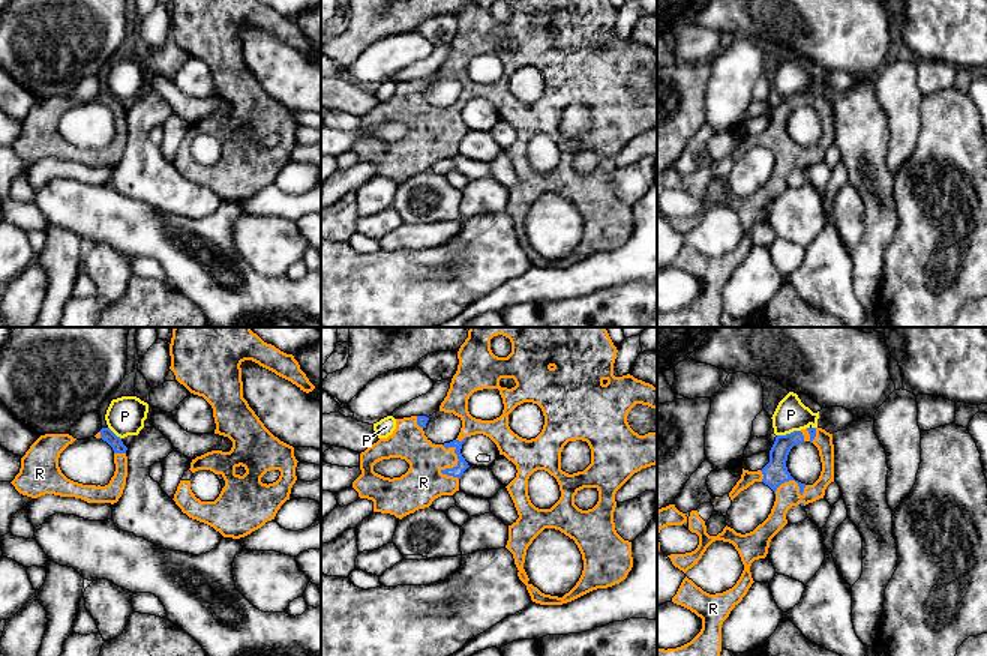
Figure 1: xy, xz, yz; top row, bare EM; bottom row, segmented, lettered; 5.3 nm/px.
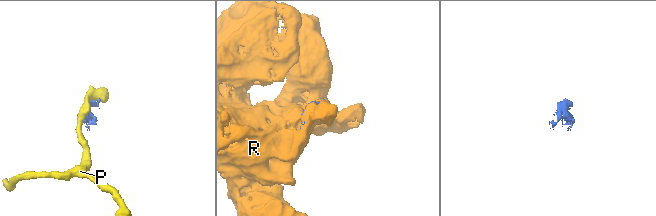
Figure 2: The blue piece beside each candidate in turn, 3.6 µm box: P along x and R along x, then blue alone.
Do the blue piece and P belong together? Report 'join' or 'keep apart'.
keep apart

